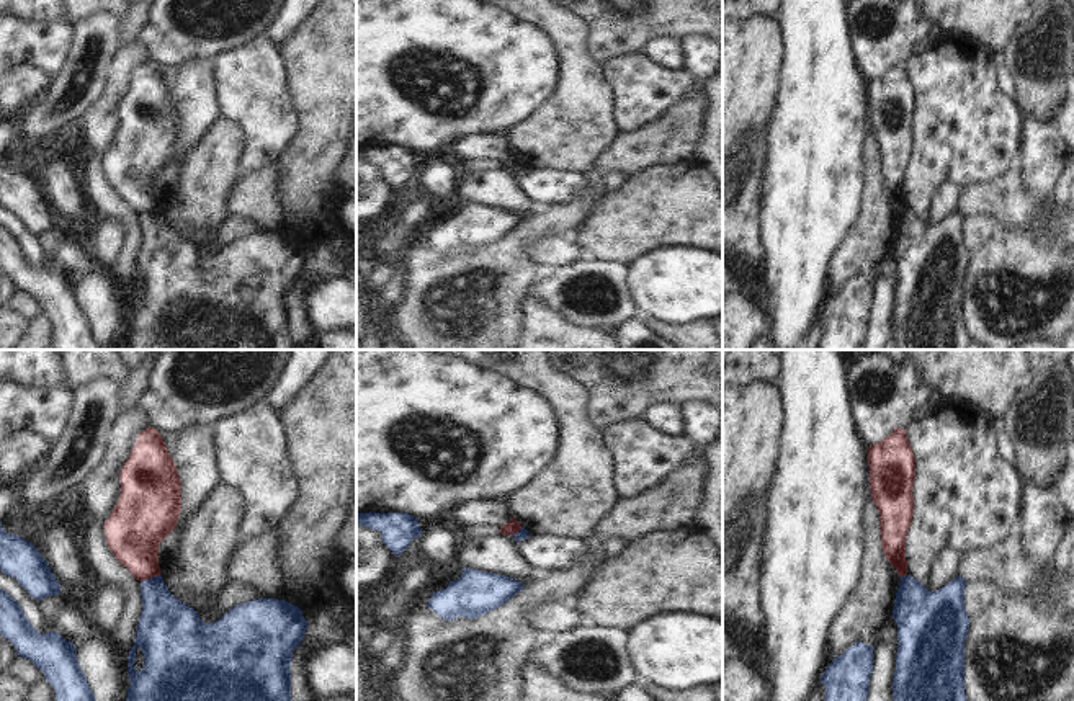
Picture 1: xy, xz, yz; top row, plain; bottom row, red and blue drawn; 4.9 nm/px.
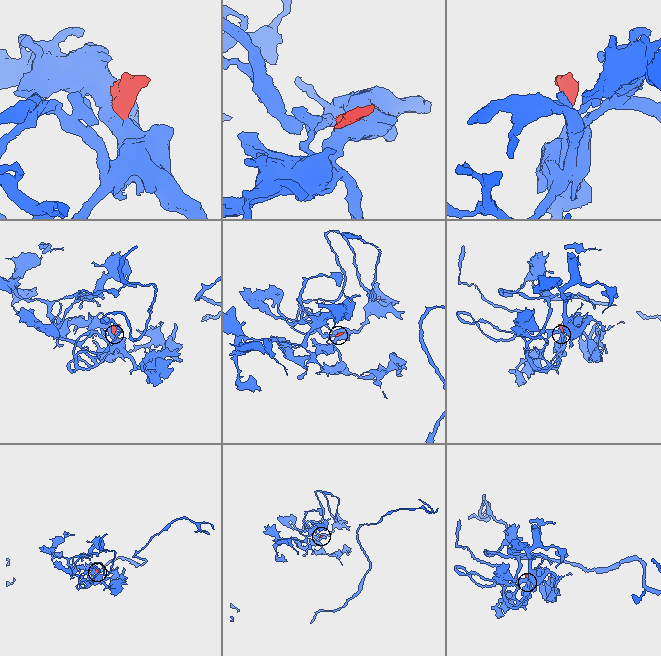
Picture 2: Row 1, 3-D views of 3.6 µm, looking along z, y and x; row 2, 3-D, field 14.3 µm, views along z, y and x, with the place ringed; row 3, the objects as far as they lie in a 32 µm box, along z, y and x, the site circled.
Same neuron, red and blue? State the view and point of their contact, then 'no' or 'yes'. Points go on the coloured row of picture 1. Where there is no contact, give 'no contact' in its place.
meets red in xy at (149, 577); no

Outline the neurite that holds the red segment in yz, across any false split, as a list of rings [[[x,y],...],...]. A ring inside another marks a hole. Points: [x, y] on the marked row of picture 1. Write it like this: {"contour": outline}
{"contour": [[[906,430],[868,448],[871,500],[879,511],[879,536],[884,557],[899,577],[907,575],[906,536],[914,516],[915,456]]]}

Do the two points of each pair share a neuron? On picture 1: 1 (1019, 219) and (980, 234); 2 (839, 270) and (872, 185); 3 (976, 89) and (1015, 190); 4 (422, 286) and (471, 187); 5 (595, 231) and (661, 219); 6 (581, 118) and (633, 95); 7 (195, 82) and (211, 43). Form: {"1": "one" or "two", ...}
{"1": "two", "2": "one", "3": "two", "4": "two", "5": "one", "6": "two", "7": "two"}

